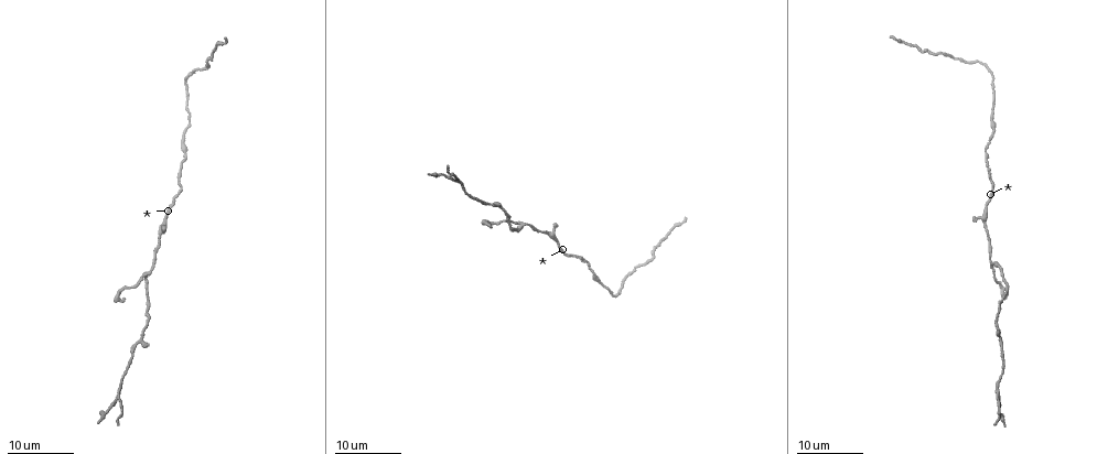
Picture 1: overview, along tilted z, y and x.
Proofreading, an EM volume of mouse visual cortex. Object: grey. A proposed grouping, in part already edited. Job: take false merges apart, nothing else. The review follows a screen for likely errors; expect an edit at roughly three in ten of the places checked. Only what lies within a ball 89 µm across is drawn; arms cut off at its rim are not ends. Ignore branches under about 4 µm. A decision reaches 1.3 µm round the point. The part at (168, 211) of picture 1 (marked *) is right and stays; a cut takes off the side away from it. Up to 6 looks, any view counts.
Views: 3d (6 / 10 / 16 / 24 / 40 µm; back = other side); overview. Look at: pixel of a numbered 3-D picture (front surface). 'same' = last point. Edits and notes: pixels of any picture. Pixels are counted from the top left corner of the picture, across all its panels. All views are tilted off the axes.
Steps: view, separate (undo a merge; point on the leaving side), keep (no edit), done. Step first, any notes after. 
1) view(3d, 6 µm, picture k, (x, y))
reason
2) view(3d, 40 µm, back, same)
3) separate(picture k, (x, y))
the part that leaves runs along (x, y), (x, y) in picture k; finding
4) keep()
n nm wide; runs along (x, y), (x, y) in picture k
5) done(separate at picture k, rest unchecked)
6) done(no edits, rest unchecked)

view(3d, 24 µm, picture 1, (982, 218))
three arms meet

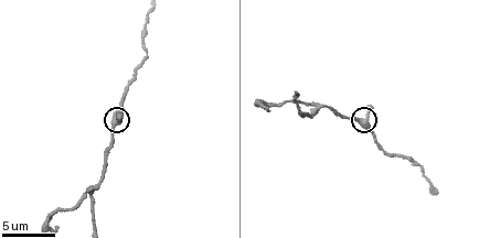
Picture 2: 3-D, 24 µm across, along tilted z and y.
view(3d, 6 µm, picture 2, (115, 125))

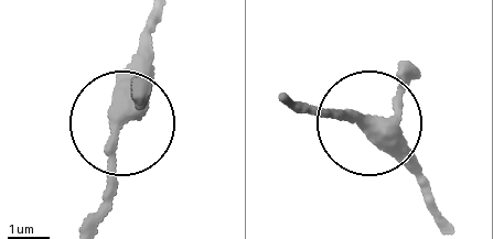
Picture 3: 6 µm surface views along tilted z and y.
keep()
runs along (447, 220), (383, 133), (353, 115), (310, 108) in picture 3; continuous, no second neuron

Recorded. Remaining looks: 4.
view(3d, 10 µm, picture 2, (315, 109))
three arms meet

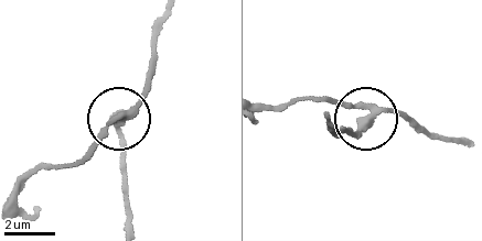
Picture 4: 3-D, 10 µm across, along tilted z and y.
separate(picture 4, (100, 140))
the part that leaves runs along (125, 116), (78, 160), (24, 179), (20, 206), (36, 215) in picture 4; two neurons meet here

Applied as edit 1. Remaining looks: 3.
view(overview)

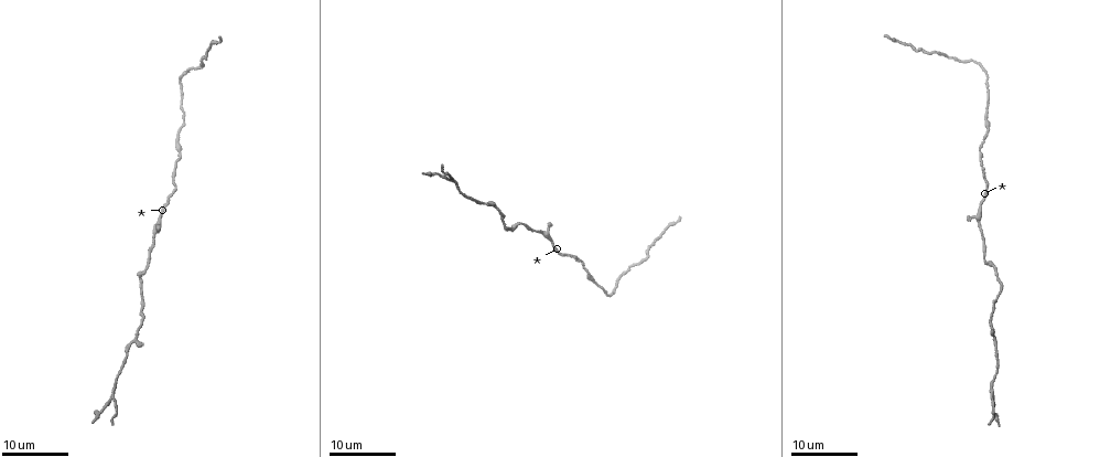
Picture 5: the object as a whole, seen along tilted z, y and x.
view(3d, 24 µm, picture 5, (112, 397))
side arm on a straight run

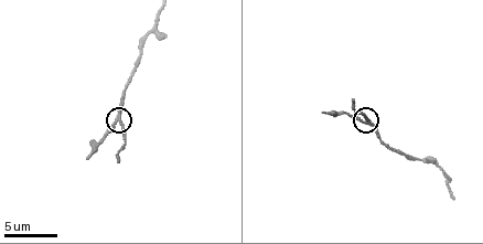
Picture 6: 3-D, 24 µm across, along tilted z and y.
view(3d, 10 µm, picture 6, (119, 119))

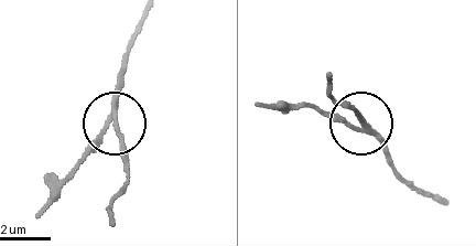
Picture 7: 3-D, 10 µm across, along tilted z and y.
separate(picture 7, (101, 134))
side arm 5 µm; the part that leaves runs along (117, 100), (99, 145), (36, 214) in picture 7; two neurons meet here

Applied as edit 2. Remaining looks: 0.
done(separate at picture 4, separate at picture 7, rest unchecked)

